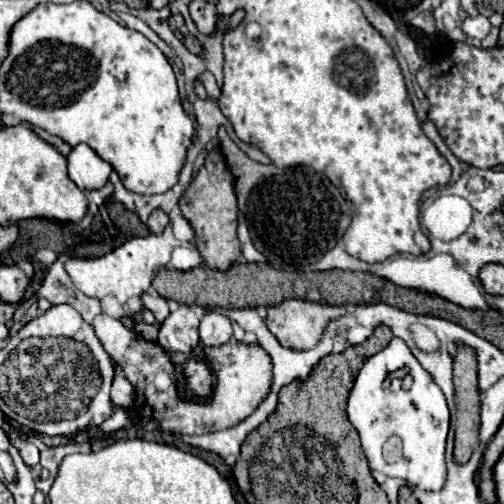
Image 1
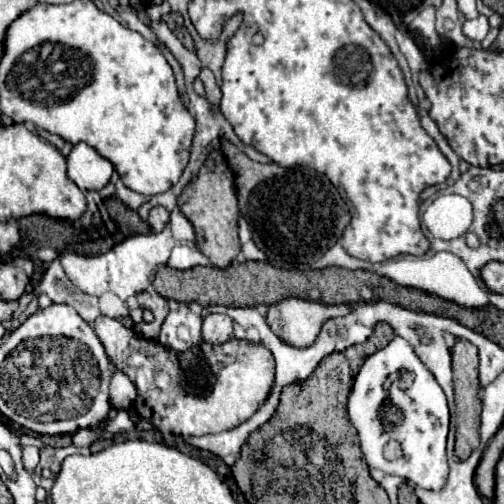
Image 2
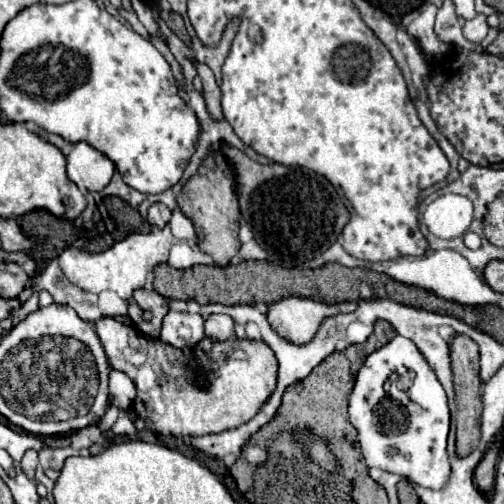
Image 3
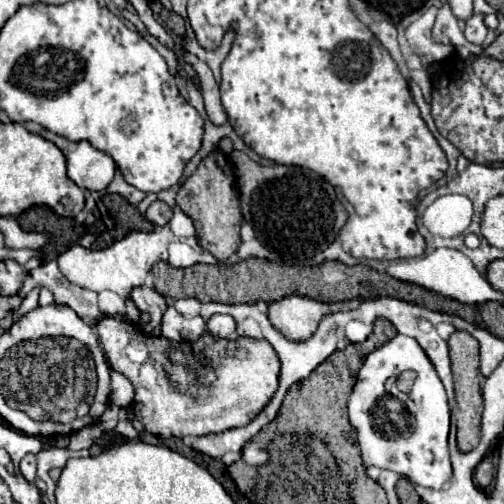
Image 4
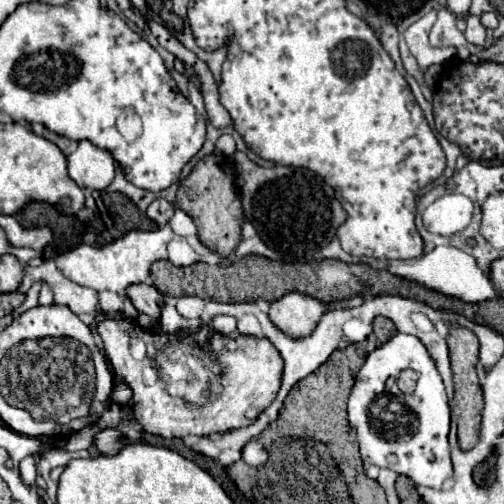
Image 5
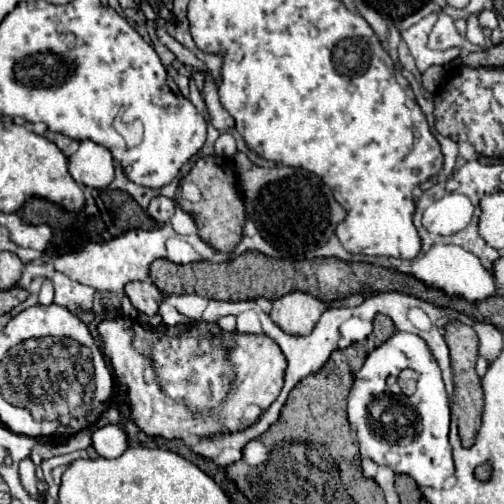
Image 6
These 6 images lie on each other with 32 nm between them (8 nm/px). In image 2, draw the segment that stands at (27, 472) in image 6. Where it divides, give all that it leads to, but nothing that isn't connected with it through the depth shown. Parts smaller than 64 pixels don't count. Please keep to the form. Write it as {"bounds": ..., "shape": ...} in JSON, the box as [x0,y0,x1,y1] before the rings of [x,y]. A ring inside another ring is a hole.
{"bounds":[22,446,38,472],"shape":[[[24,446],[22,448],[22,462],[24,462],[24,468],[28,472],[34,472],[34,468],[38,464],[38,448],[36,446]]]}

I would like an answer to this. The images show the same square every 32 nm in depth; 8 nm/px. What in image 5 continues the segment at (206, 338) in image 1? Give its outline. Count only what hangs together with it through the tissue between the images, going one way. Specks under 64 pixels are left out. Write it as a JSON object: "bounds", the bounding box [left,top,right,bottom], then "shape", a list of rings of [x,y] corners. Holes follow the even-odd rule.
{"bounds":[208,316,236,336],"shape":[[[218,316],[218,318],[212,318],[208,326],[212,332],[218,332],[222,336],[232,336],[236,330],[236,320],[230,316]]]}

